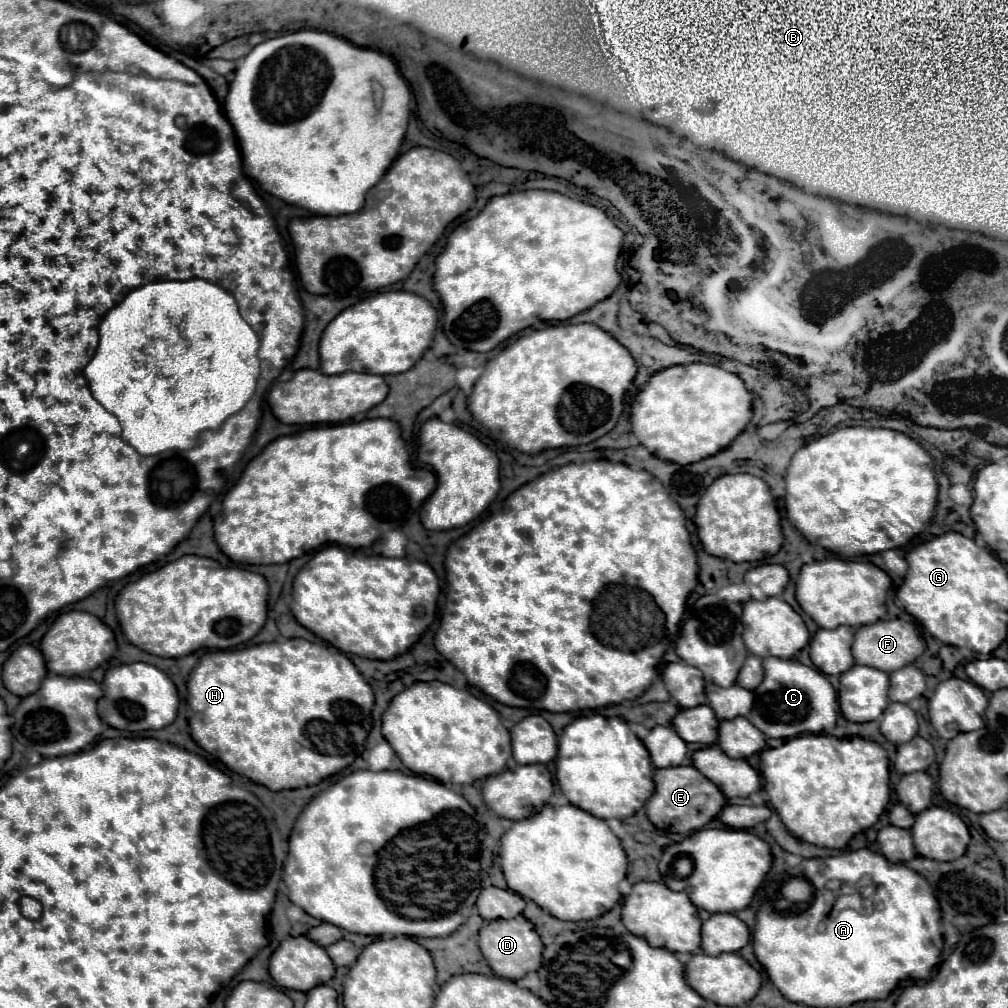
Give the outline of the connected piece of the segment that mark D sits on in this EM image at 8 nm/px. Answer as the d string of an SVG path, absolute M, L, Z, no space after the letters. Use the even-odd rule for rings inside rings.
M522 915L518 919L496 919L490 921L482 931L480 931L480 951L494 969L498 977L518 981L524 975L538 971L542 965L542 941L540 935L536 933L534 925L524 919Z

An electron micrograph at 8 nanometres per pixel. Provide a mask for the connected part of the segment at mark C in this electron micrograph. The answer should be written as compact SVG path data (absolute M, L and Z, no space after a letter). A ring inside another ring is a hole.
M766 657L764 681L754 689L756 703L750 721L766 737L796 737L802 733L832 733L836 725L838 697L826 675L792 659Z

